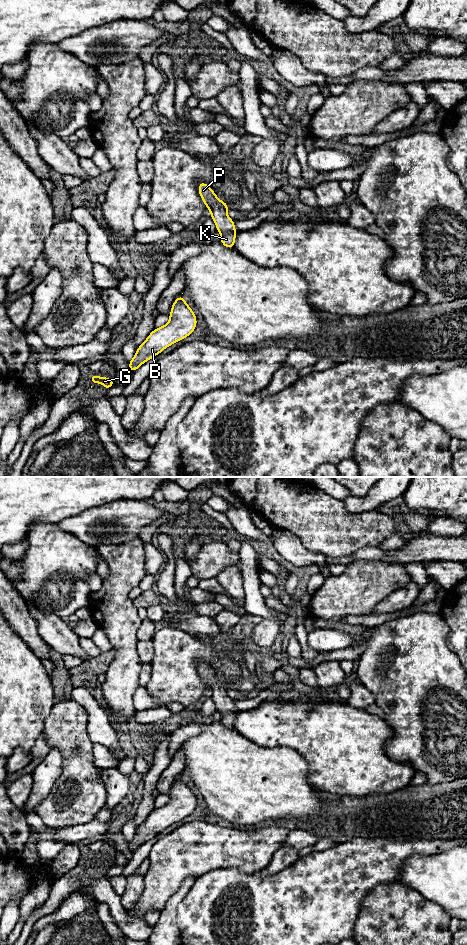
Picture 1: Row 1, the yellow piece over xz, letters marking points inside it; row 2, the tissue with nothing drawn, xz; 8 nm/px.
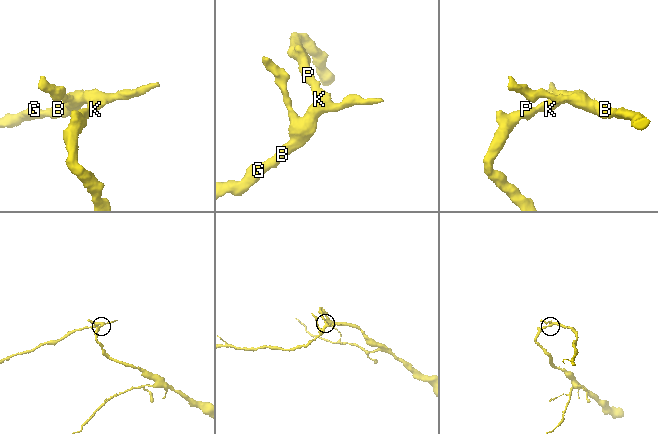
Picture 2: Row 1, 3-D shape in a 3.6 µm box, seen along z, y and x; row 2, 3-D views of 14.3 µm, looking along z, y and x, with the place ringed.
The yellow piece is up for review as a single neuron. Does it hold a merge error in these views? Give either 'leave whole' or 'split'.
leave whole

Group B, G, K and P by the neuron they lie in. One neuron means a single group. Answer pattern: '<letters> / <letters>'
B G K P

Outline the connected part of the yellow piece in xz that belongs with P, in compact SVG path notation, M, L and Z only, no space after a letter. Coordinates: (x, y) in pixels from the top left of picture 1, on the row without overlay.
M199 662L198 672L210 692L217 712L221 714L220 722L226 728L235 728L235 718L238 712L235 710L235 701L227 695L229 685L221 681L205 662Z

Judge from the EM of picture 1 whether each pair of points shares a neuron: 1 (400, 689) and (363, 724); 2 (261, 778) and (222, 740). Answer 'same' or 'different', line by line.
1: different
2: same

